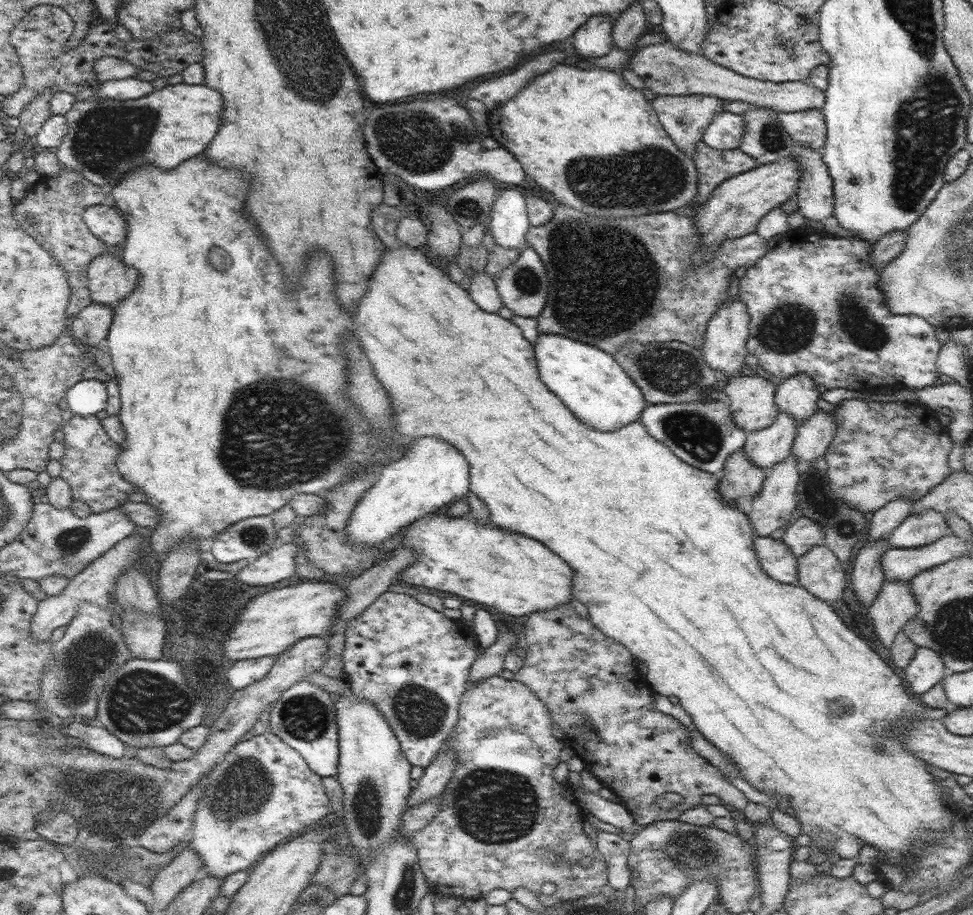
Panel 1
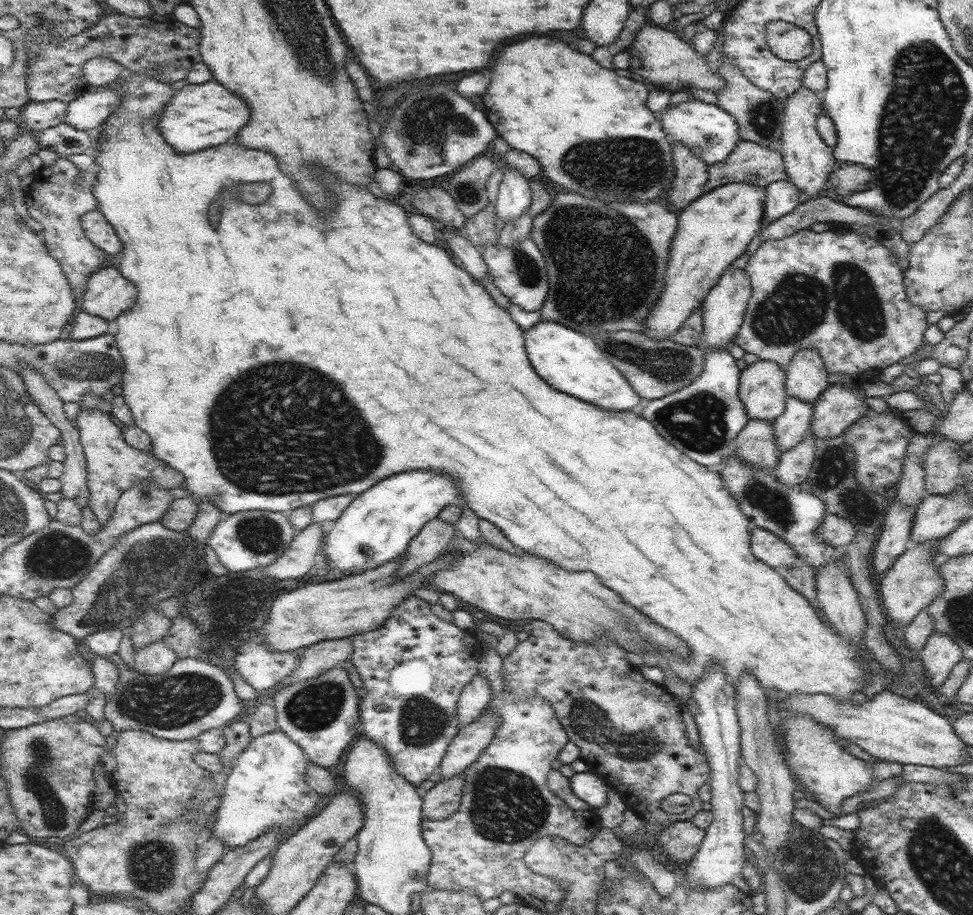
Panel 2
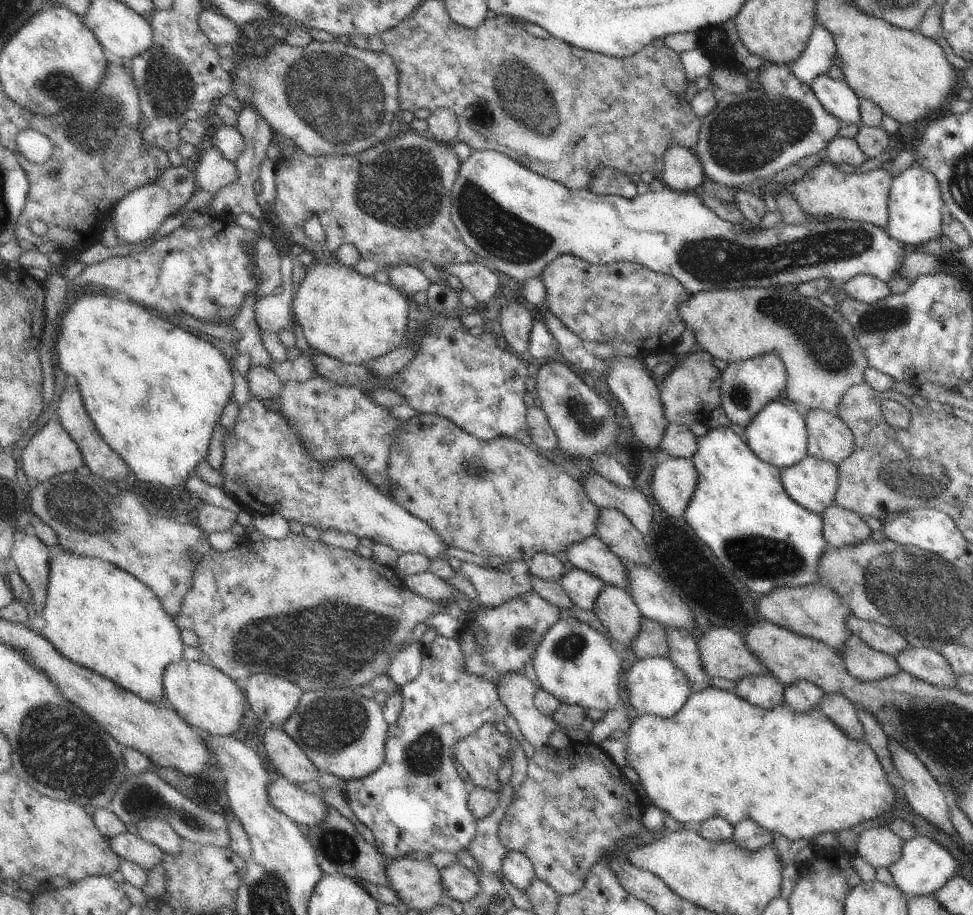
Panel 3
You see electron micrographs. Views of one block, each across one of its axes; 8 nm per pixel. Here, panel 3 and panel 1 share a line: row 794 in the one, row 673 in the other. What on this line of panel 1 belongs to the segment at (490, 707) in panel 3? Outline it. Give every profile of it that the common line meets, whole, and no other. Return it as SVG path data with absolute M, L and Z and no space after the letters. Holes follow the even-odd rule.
M388 591L380 595L380 597L373 604L370 604L360 616L356 616L356 618L350 620L344 628L344 633L346 643L343 653L343 672L345 679L348 681L349 690L355 694L356 698L363 698L363 700L371 702L371 704L378 708L381 714L384 715L384 719L386 719L388 725L392 728L392 731L394 731L394 735L396 735L400 743L402 752L406 755L411 766L426 768L437 756L437 752L440 750L442 743L450 736L452 729L454 729L456 723L458 723L459 704L467 687L469 670L479 656L476 650L476 646L478 646L476 633L474 633L470 625L462 619L450 620L443 612L438 612L421 604L421 602L418 602L413 596Z

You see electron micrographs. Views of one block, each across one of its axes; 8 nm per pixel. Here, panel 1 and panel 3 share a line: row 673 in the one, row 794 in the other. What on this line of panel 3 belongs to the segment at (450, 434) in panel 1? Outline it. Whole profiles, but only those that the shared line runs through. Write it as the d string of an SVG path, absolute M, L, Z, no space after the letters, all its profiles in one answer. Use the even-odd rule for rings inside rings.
M708 686L700 692L692 693L688 702L682 706L682 710L672 716L672 718L661 717L658 715L638 715L630 726L630 735L625 737L626 764L636 770L640 778L640 783L651 804L661 808L666 814L670 814L676 822L685 824L689 827L697 827L706 818L720 816L728 820L734 827L744 818L756 820L760 826L778 834L783 834L788 840L813 841L820 834L832 832L837 834L841 830L848 830L866 820L876 819L882 814L890 812L895 803L896 790L893 782L888 779L888 774L884 772L876 752L872 746L864 739L850 738L846 732L842 732L836 722L832 722L816 704L812 710L806 712L794 712L784 701L772 710L754 706L754 704L740 698L736 693L722 690L717 687Z

